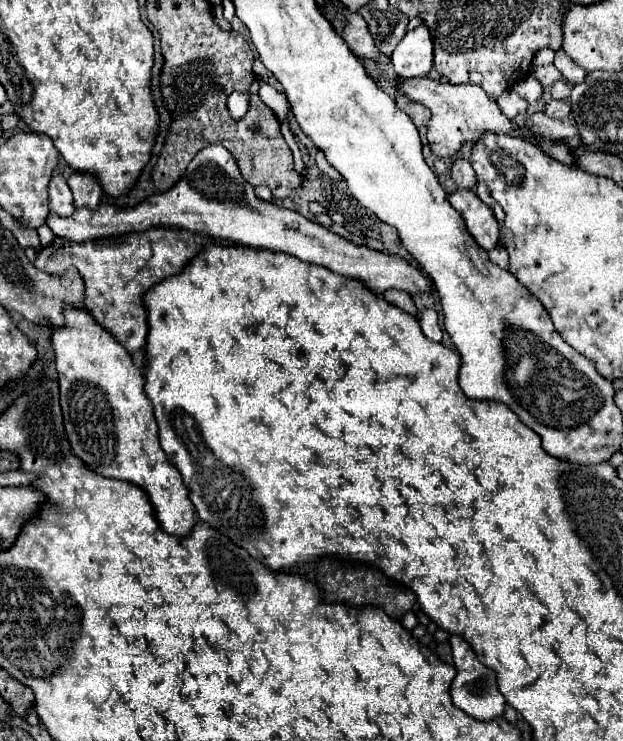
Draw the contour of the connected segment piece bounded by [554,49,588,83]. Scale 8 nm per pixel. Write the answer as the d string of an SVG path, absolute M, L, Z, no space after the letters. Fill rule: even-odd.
M562 49L556 51L554 65L560 69L560 73L564 75L564 79L566 79L566 81L572 81L572 83L582 83L582 81L586 79L586 75L588 75L588 73L586 73L580 65L576 65Z

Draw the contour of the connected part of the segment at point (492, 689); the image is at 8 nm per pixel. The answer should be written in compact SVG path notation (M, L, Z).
M450 637L450 645L452 645L452 657L454 657L454 667L456 667L456 677L451 685L451 697L454 705L466 711L468 715L476 717L476 719L496 719L502 715L506 701L502 697L502 693L496 689L496 675L490 669L484 669L484 665L480 665L480 661L476 661L476 655L472 653L472 647L462 639L462 637Z

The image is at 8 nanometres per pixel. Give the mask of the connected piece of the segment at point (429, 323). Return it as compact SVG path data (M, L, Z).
M424 309L418 319L420 319L420 325L422 325L424 335L430 341L440 341L442 339L442 329L438 327L438 317L436 317L436 311L434 309Z

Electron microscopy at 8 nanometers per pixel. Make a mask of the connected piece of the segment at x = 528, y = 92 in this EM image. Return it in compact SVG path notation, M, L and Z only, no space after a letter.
M526 75L524 79L520 79L516 83L516 91L528 101L528 103L536 103L542 95L542 85L534 75Z

